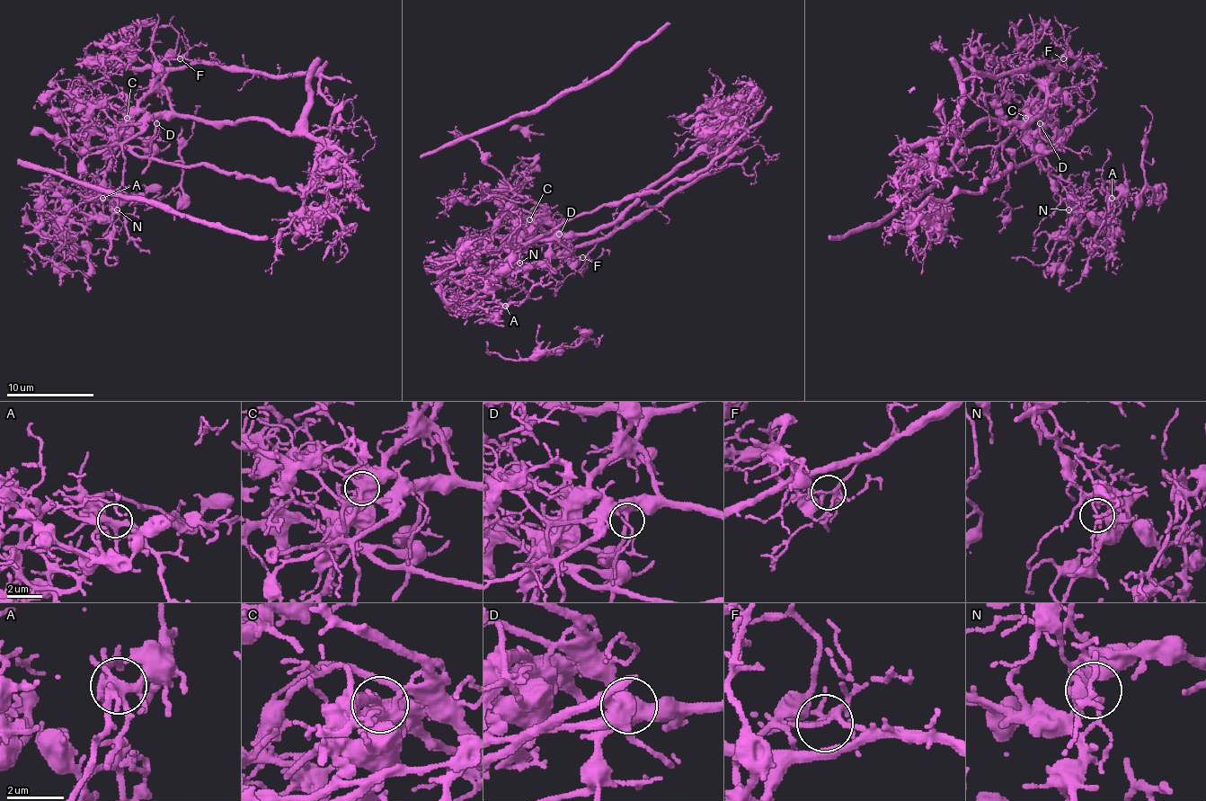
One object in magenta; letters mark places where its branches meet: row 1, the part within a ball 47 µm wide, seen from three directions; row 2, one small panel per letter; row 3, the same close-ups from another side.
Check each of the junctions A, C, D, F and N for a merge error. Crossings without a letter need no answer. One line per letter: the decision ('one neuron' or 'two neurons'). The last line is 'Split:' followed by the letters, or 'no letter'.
A: one neuron
C: two neurons
D: one neuron
F: two neurons
N: two neurons
Split: C, F, N

